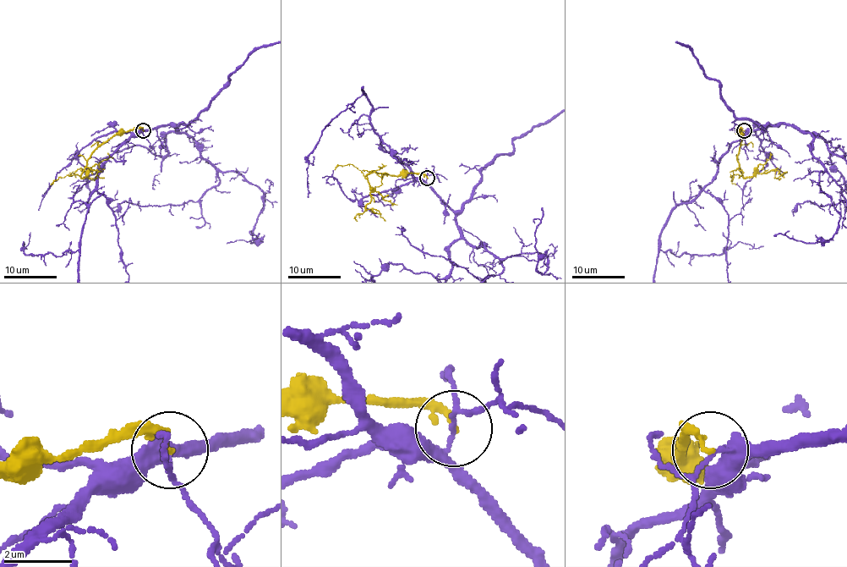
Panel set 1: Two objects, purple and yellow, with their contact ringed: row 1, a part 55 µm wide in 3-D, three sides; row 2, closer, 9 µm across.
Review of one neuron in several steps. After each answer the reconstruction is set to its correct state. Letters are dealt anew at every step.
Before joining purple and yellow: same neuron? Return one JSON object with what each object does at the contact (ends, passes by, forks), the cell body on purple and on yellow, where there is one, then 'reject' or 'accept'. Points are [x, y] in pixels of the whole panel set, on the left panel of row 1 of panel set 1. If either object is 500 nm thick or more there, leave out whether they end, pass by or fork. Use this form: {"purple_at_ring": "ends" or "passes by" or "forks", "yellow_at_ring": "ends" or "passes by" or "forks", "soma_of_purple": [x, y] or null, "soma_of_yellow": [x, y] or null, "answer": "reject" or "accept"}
{"purple_at_ring": "forks", "yellow_at_ring": "ends", "soma_of_purple": null, "soma_of_yellow": null, "answer": "reject"}

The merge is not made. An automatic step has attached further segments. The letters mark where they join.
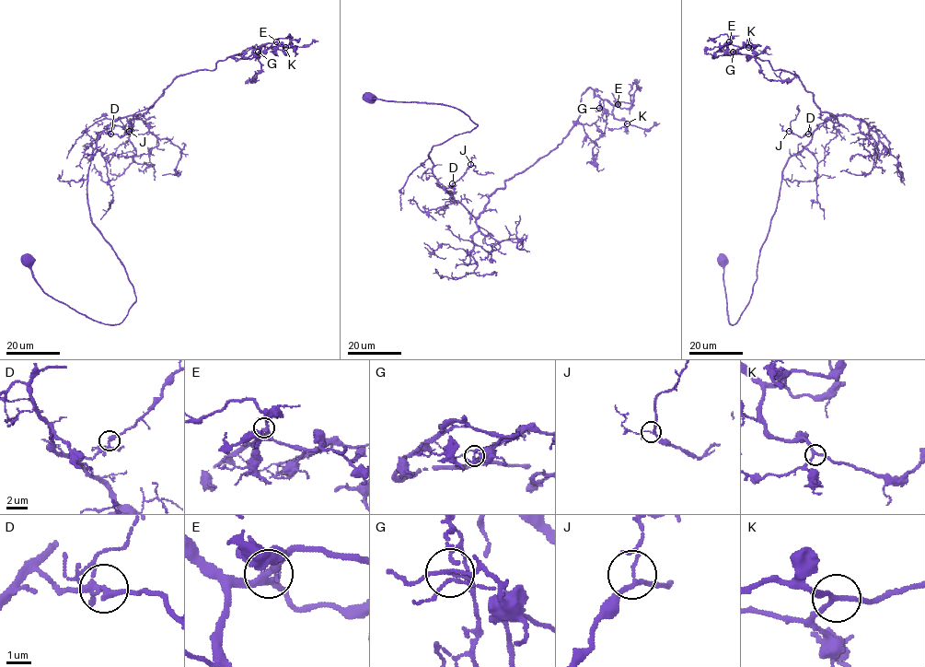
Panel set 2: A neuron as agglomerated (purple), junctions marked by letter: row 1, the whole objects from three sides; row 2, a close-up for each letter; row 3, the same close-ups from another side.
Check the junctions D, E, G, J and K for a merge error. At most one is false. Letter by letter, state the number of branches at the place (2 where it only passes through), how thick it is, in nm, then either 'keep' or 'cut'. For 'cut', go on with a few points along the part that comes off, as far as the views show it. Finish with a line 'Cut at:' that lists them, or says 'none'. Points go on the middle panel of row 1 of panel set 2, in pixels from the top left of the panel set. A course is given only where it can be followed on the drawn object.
D: 4 | 200 nm | keep
E: 4 | 240 nm | keep
G: 4 | 120 nm | cut | (599, 108), (606, 122), (605, 131), (599, 136)
J: 4 | 130 nm | keep
K: 3 | 190 nm | keep
Cut at: G

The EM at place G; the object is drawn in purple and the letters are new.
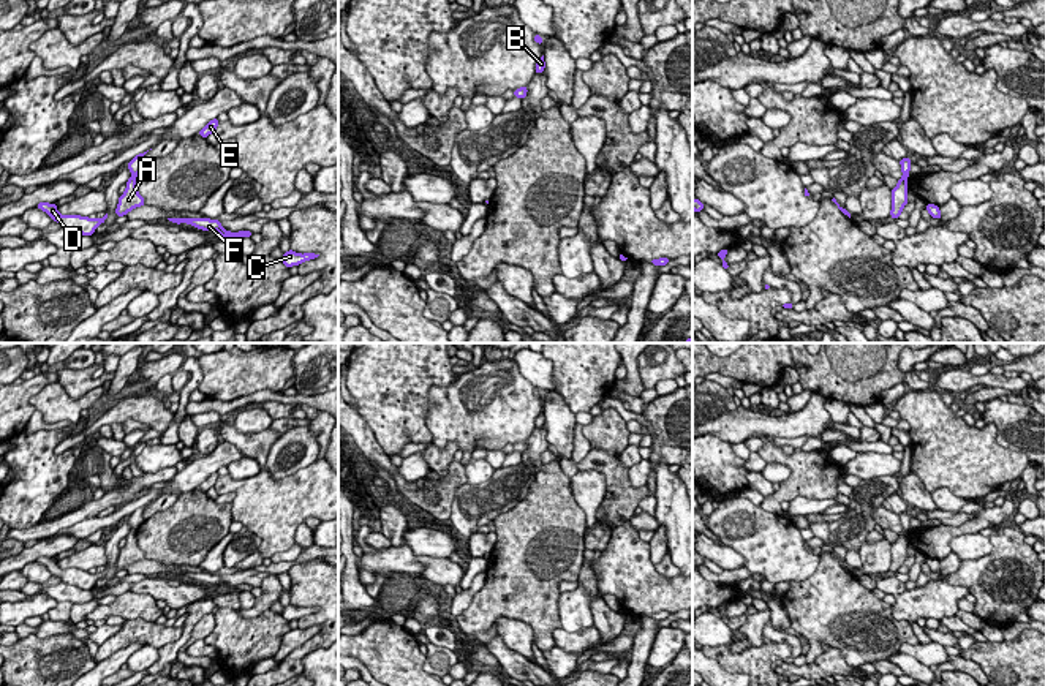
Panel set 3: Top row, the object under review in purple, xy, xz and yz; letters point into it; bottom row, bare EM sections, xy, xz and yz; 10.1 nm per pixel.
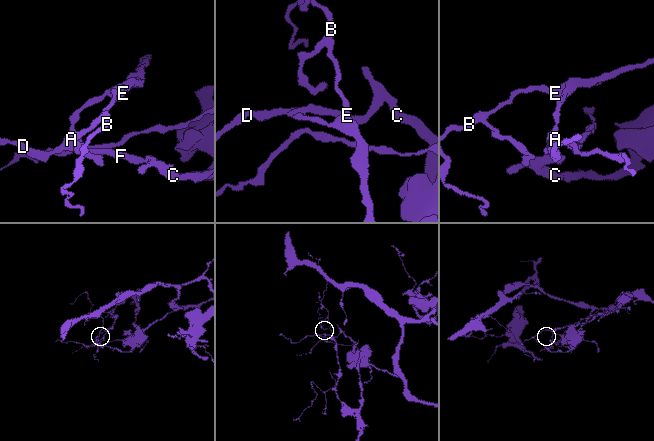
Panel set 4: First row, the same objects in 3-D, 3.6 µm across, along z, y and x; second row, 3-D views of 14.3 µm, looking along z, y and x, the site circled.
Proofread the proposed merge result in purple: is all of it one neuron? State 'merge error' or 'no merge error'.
merge error

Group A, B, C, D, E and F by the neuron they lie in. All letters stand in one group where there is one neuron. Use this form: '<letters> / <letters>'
A C D F / B E

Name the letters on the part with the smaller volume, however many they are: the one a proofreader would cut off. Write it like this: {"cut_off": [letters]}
{"cut_off": ["B", "E"]}

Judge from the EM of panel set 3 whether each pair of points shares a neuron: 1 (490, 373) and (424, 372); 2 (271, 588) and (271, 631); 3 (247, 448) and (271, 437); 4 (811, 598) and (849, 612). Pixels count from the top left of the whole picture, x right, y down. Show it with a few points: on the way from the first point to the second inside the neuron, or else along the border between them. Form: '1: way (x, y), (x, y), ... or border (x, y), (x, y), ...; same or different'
1: border (451, 381), (433, 386), (429, 391), (427, 410); different
2: border (269, 609), (252, 617), (242, 617), (237, 612); different
3: way (253, 444), (264, 440); same
4: way (821, 607), (832, 607), (840, 612); same

